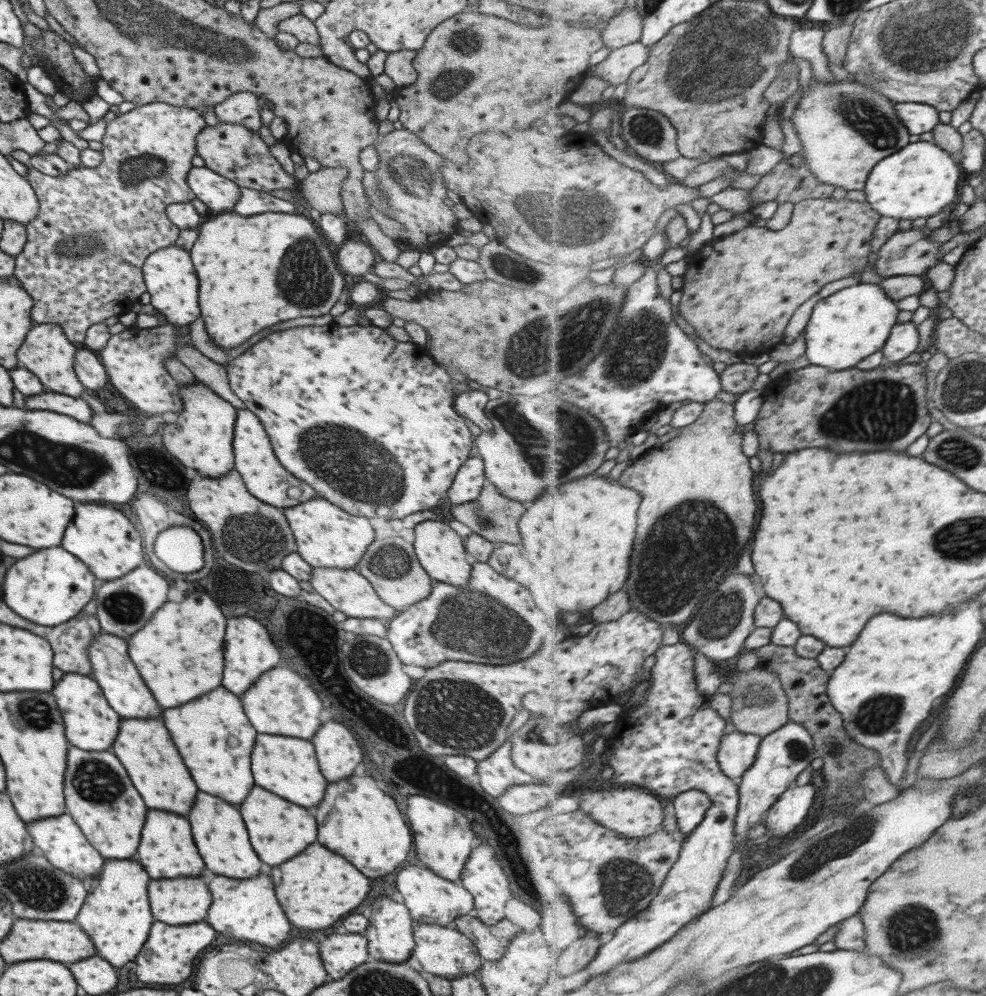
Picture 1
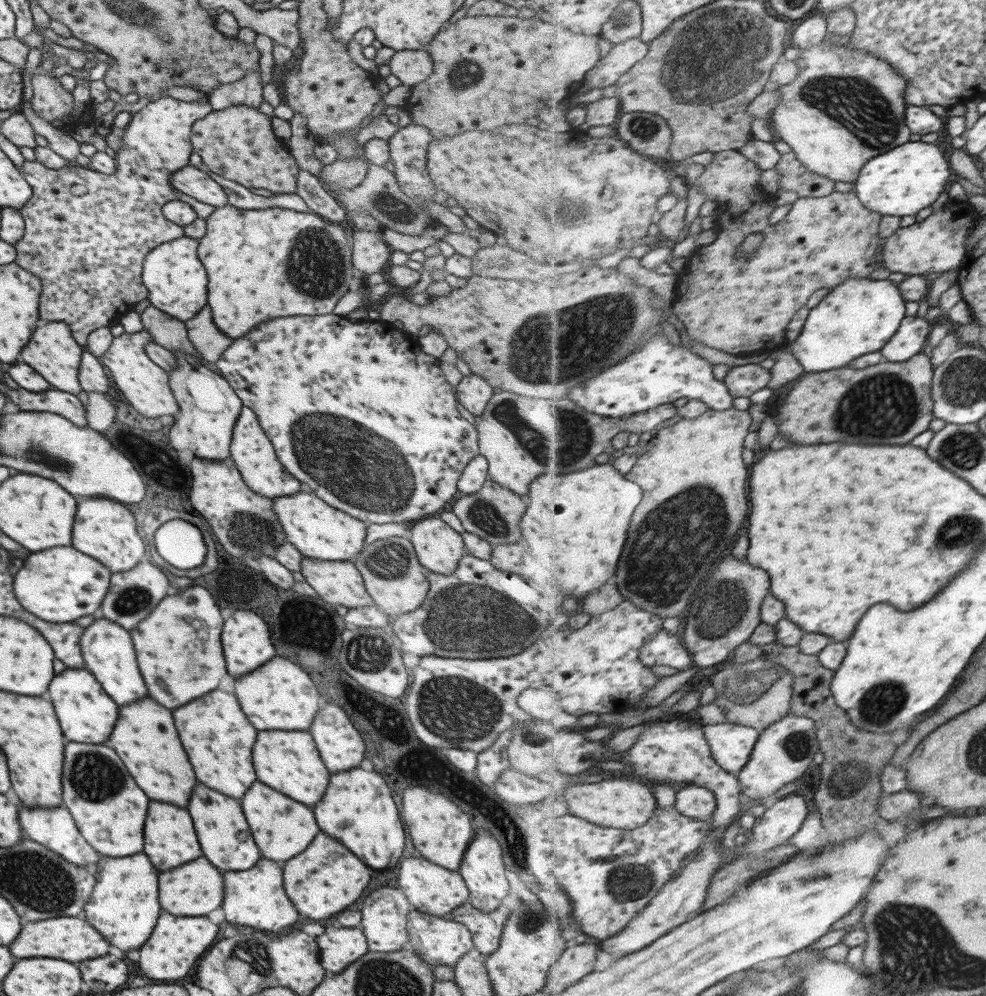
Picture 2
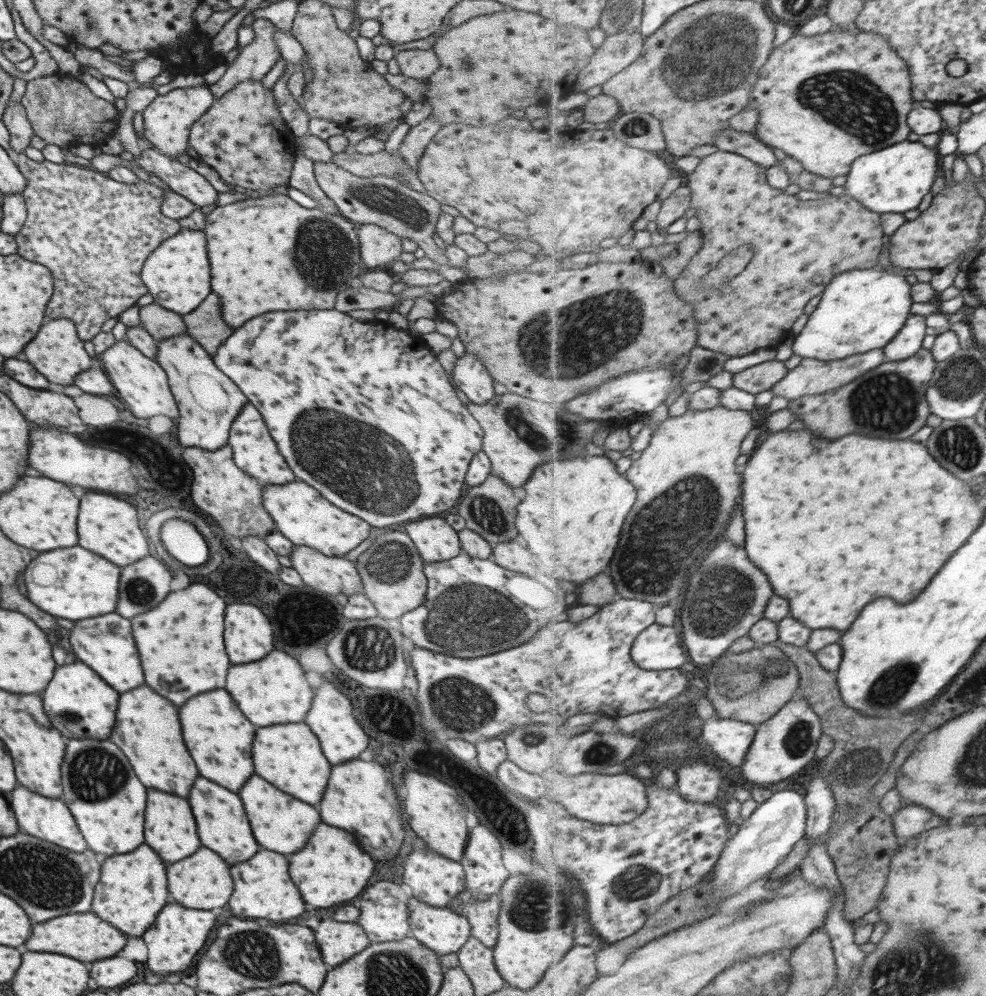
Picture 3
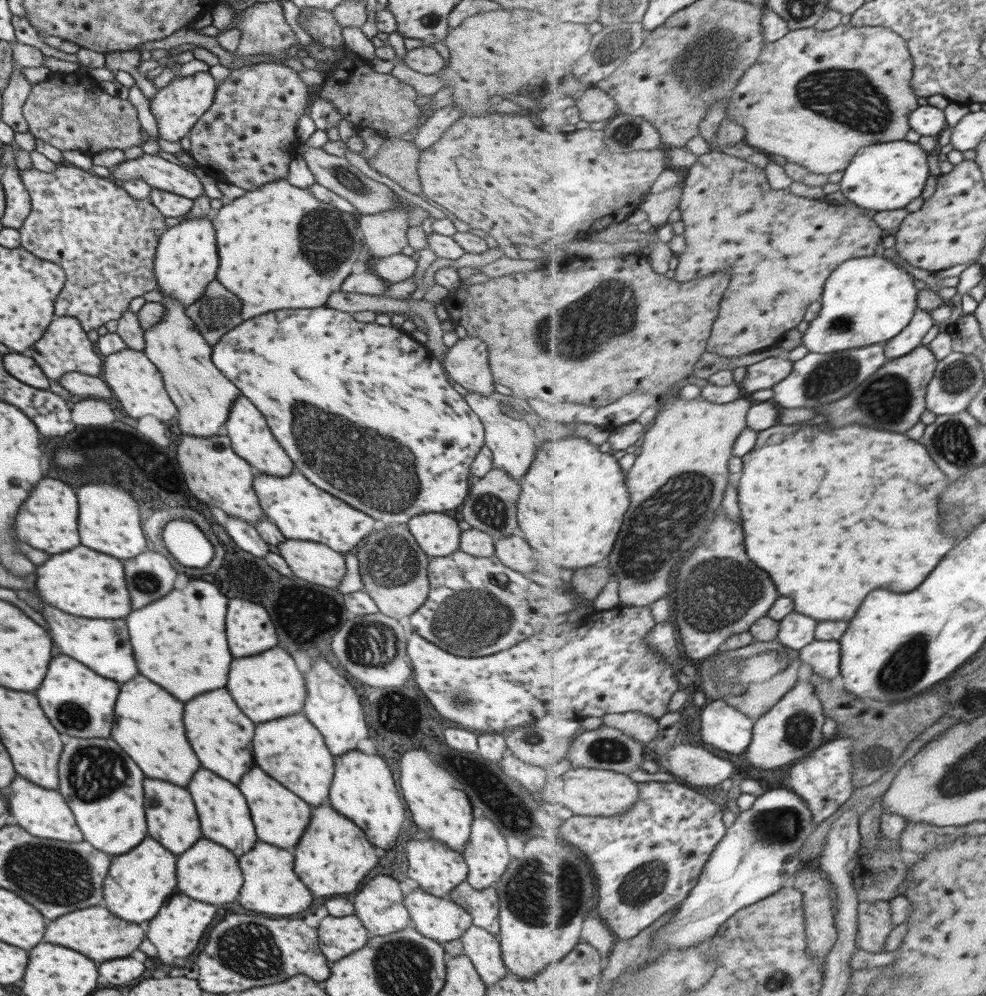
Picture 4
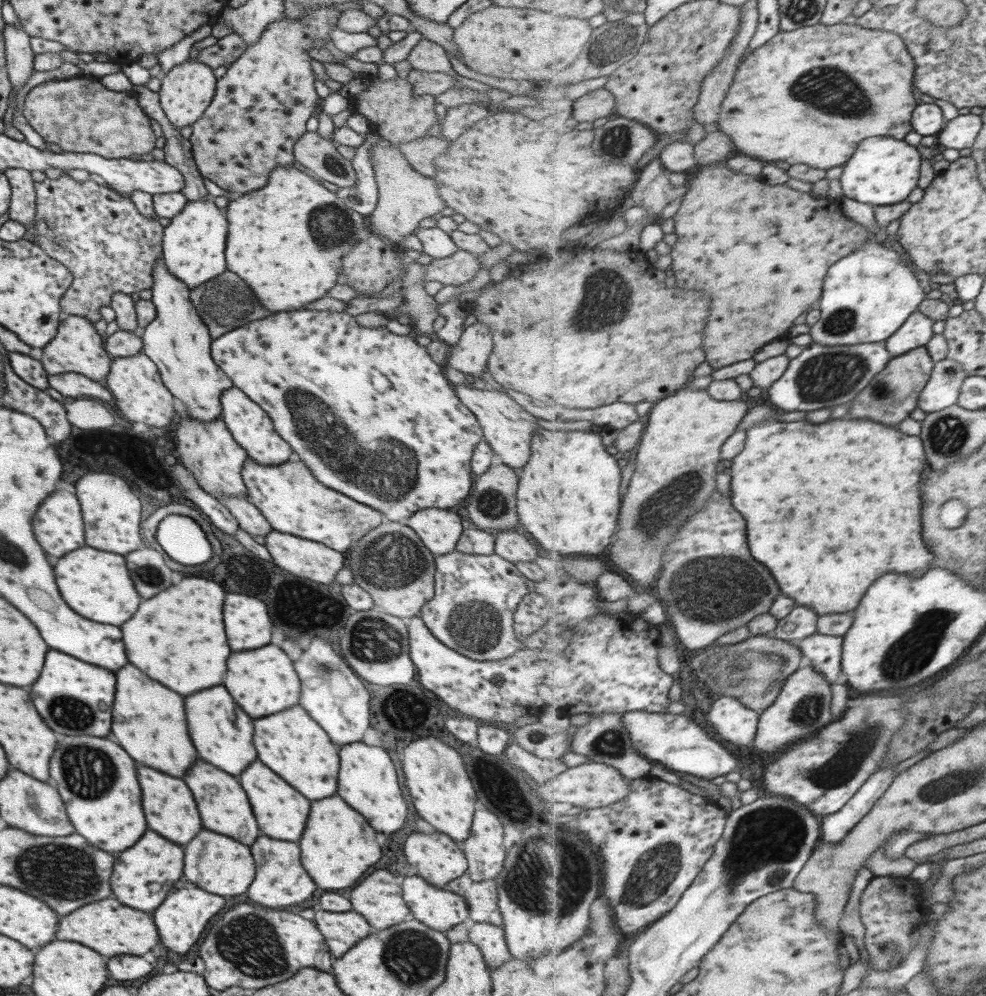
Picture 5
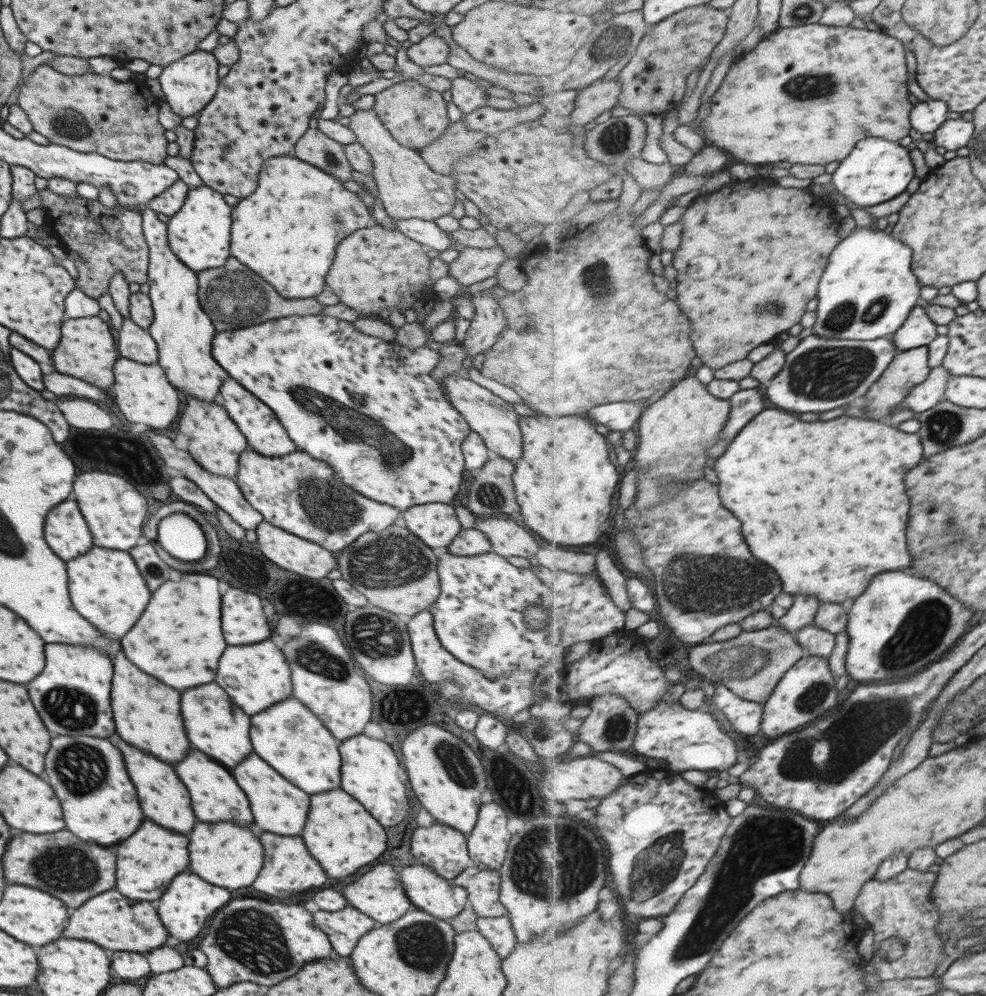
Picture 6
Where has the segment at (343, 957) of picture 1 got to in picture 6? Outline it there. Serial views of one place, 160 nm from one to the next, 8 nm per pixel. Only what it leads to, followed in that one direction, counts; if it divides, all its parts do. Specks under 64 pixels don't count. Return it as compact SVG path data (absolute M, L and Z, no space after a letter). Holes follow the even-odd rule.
M350 905L339 912L315 912L313 922L327 935L327 940L335 954L349 956L351 950L366 932L379 926L369 916Z

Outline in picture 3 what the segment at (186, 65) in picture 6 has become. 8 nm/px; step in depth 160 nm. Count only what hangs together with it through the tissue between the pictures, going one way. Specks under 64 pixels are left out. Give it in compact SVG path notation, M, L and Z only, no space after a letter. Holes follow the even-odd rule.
M207 85L175 88L157 95L141 112L144 137L156 151L176 159L175 156L185 153L191 126L213 104L213 99Z

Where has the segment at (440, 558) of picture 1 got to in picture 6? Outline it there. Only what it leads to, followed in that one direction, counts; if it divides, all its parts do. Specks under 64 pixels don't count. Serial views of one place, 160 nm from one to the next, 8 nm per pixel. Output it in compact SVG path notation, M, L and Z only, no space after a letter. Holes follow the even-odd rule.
M416 504L403 511L405 528L429 548L447 546L461 530L453 504Z

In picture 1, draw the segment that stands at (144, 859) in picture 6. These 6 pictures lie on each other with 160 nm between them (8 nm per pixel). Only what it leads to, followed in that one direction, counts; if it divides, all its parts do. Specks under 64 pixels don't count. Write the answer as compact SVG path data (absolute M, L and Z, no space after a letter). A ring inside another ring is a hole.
M106 859L101 872L93 880L91 892L85 895L75 921L91 938L97 956L107 960L111 966L123 966L135 958L154 921L147 896L149 876L137 861Z

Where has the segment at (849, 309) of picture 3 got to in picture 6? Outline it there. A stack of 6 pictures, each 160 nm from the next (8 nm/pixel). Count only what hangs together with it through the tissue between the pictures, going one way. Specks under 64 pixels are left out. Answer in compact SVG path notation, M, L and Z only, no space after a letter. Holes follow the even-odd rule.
M856 227L848 237L845 237L841 244L836 246L836 250L831 252L828 256L829 262L825 267L824 274L820 280L820 286L818 288L818 305L815 310L818 314L816 324L812 328L814 334L821 336L821 338L829 340L877 340L881 338L890 338L895 335L902 327L904 327L905 321L911 314L911 311L917 306L919 302L919 296L921 296L920 280L912 269L912 262L914 257L914 249L908 244L905 244L902 240L897 240L892 233L883 232L869 227Z

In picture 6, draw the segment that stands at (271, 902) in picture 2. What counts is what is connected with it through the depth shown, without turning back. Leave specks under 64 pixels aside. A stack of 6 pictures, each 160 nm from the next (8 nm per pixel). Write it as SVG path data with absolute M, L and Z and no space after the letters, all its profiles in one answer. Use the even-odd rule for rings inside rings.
M263 832L259 836L263 852L265 852L265 864L259 872L259 876L255 878L255 882L251 884L255 890L271 896L271 898L287 898L291 894L297 892L309 892L313 888L319 888L325 882L325 872L323 868L317 864L317 860L313 860L307 852L307 848L303 846L303 840L299 836L275 836L271 832Z

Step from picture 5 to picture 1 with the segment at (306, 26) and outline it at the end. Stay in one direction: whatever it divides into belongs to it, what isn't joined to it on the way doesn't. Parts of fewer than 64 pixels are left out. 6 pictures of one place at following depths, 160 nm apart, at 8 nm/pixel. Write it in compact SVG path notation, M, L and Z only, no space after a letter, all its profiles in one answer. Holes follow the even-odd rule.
M223 124L204 126L195 137L196 155L204 160L204 166L234 182L237 186L268 192L284 188L295 190L298 184L294 176L290 176L269 153L268 146L252 131L241 124Z

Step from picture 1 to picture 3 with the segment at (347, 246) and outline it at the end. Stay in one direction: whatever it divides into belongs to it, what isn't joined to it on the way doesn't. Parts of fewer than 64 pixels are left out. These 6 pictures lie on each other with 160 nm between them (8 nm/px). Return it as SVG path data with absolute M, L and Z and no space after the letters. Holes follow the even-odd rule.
M360 224L356 229L360 260L367 268L377 268L398 258L401 238L372 224Z

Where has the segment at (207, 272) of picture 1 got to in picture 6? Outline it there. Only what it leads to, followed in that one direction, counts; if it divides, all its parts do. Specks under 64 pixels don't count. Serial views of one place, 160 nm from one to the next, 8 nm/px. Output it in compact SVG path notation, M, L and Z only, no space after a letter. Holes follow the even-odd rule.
M293 156L268 157L261 163L256 177L254 191L232 207L230 256L253 270L283 298L317 296L325 288L324 278L334 259L337 243L348 234L365 228L371 211L355 193L346 190L338 178Z

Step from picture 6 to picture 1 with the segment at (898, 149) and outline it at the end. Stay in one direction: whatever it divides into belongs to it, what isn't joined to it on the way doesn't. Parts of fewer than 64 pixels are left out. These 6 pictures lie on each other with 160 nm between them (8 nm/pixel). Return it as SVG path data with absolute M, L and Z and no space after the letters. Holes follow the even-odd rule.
M933 140L909 144L909 148L881 160L881 164L873 168L864 188L867 200L883 217L915 220L935 216L945 206L959 200L959 186L966 173L962 162L958 158L953 160L951 154Z

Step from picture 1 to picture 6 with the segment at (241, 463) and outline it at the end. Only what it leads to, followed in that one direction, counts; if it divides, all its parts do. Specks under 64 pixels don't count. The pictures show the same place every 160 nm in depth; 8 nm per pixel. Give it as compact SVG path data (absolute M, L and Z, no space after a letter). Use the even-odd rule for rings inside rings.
M231 377L225 378L219 386L216 401L227 411L229 418L237 425L239 432L246 438L248 448L263 456L278 457L296 450L295 444L287 436L285 429L277 420L274 412L256 396L242 388Z

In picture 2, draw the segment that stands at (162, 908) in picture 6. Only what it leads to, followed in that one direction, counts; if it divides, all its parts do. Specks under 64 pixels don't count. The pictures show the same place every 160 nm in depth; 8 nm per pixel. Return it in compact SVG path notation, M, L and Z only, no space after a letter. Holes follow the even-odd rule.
M163 914L157 917L157 924L145 940L143 950L139 950L141 958L137 962L143 976L153 980L179 980L187 974L187 970L195 964L195 960L207 950L207 946L215 940L217 926L211 924L206 916L171 916Z

